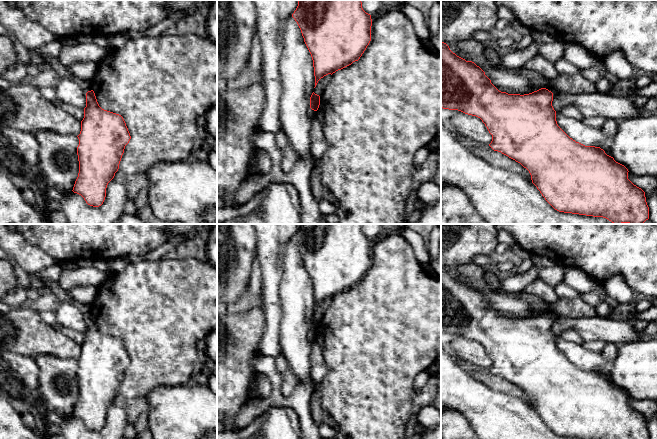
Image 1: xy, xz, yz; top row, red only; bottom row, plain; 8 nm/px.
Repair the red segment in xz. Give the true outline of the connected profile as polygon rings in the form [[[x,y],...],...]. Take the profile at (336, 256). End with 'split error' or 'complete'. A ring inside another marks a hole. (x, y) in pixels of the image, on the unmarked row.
[[[298,224],[292,241],[301,254],[313,284],[315,311],[324,300],[332,299],[358,285],[371,265],[372,243],[371,239],[363,234],[361,224]]] | complete

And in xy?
[[[91,314],[86,317],[84,342],[77,361],[79,363],[77,371],[79,397],[72,415],[81,419],[88,429],[99,431],[105,424],[108,407],[119,393],[125,370],[129,367],[131,360],[123,341],[102,333],[94,315]]] | complete

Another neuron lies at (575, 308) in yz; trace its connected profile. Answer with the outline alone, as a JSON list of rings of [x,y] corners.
[[[566,298],[557,299],[556,302],[544,308],[544,312],[552,317],[564,316],[569,318],[594,317],[597,315],[595,307],[586,303],[582,298]]]

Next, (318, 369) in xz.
[[[310,332],[311,354],[310,354],[310,375],[314,381],[321,383],[327,374],[327,365],[323,357],[320,341],[317,336]]]

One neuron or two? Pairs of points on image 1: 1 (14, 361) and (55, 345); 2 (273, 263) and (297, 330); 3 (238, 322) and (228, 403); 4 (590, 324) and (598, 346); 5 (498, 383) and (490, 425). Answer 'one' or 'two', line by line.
1: two
2: two
3: one
4: two
5: two

